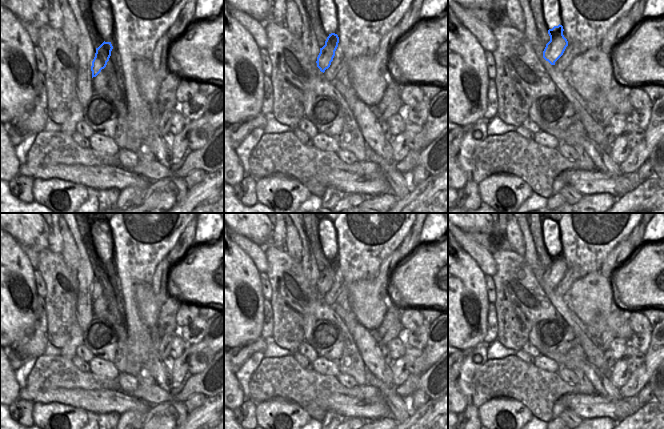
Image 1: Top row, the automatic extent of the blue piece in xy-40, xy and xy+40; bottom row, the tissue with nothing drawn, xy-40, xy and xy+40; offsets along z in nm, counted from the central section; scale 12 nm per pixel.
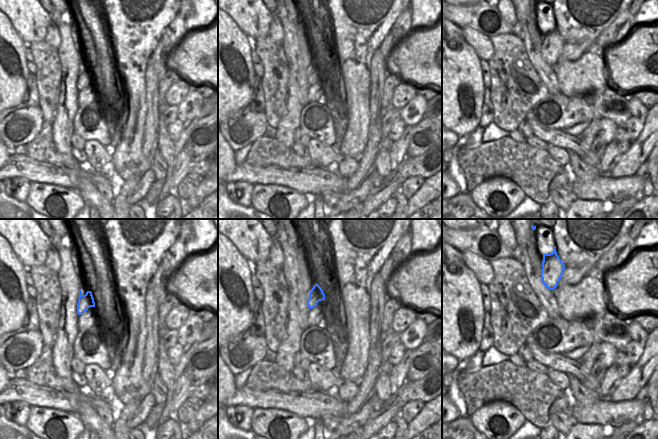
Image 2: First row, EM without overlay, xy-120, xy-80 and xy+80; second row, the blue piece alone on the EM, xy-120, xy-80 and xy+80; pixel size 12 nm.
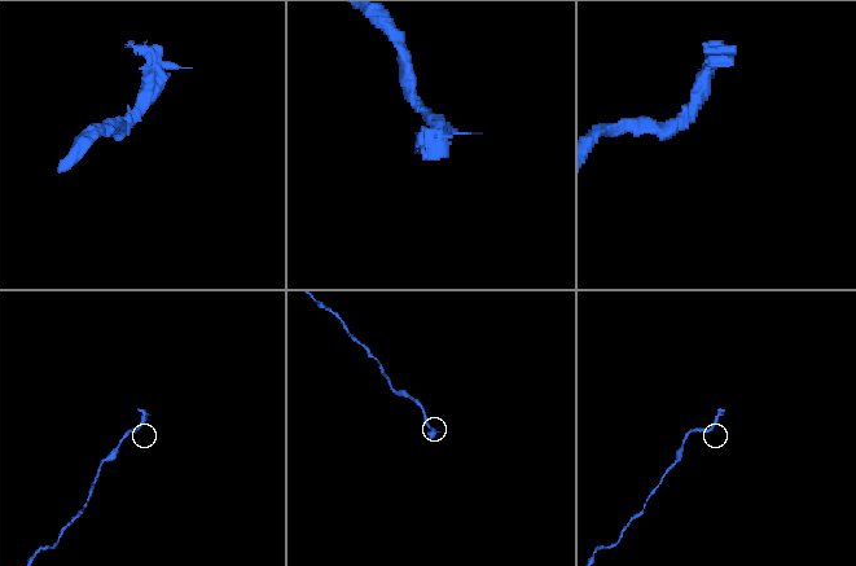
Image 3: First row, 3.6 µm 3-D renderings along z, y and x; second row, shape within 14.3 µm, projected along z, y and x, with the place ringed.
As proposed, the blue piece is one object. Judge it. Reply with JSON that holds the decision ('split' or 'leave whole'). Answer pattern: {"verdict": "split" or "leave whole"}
{"verdict": "split"}

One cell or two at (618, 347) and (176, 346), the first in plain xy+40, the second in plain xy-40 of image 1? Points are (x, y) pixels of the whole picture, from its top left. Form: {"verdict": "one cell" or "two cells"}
{"verdict": "one cell"}

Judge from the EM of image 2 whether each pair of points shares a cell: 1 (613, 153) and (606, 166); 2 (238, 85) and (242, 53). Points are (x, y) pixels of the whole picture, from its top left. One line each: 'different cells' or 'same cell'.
1: same cell
2: same cell

